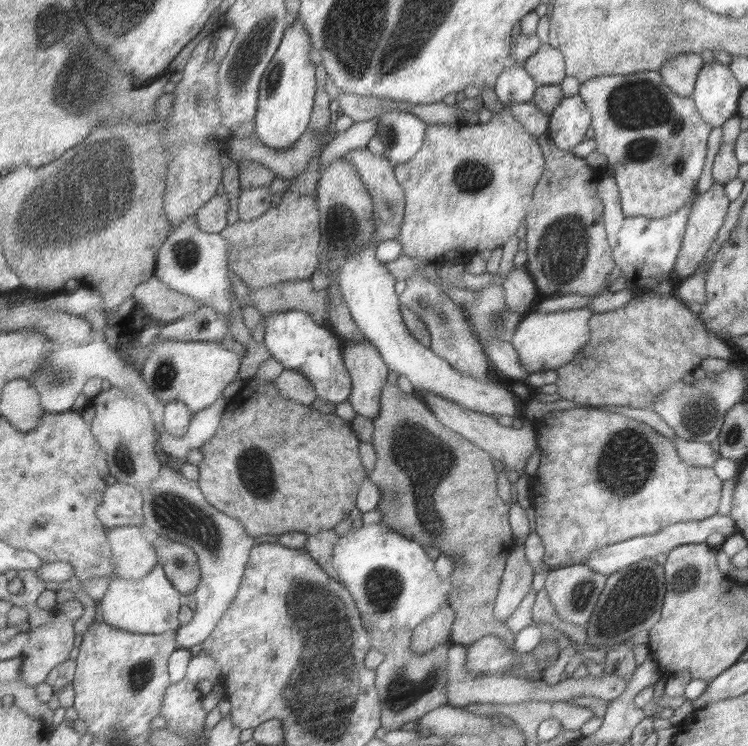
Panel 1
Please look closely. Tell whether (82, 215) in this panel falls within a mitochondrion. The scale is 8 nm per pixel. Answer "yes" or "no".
yes

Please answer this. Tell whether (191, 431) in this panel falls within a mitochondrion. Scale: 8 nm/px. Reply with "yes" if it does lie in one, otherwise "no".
no

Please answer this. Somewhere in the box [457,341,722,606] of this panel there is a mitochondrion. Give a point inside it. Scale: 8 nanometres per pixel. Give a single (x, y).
(629, 461)

